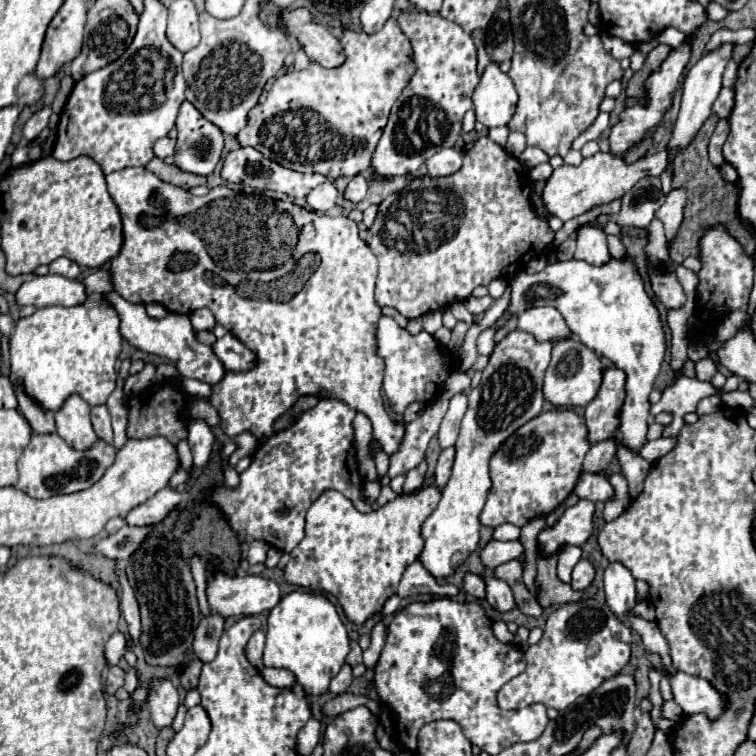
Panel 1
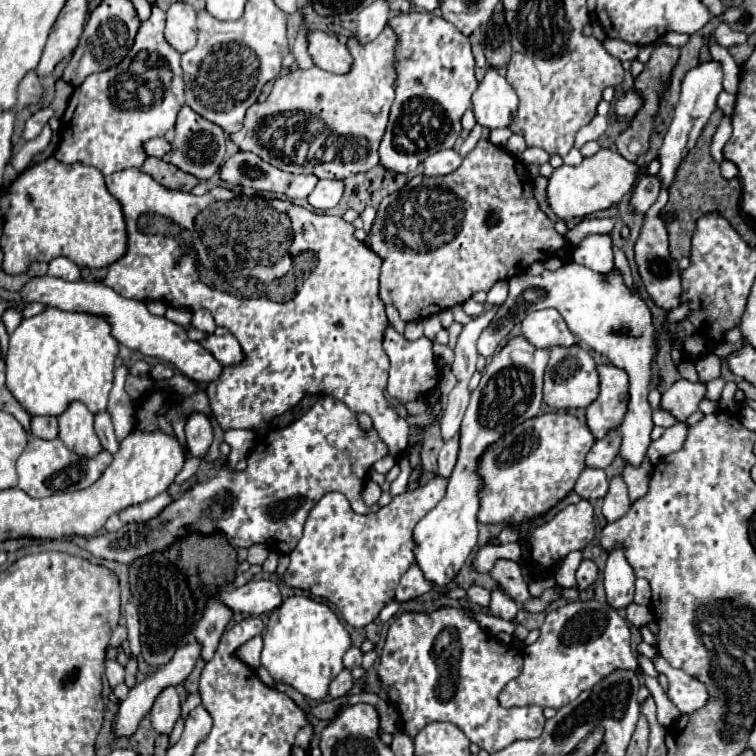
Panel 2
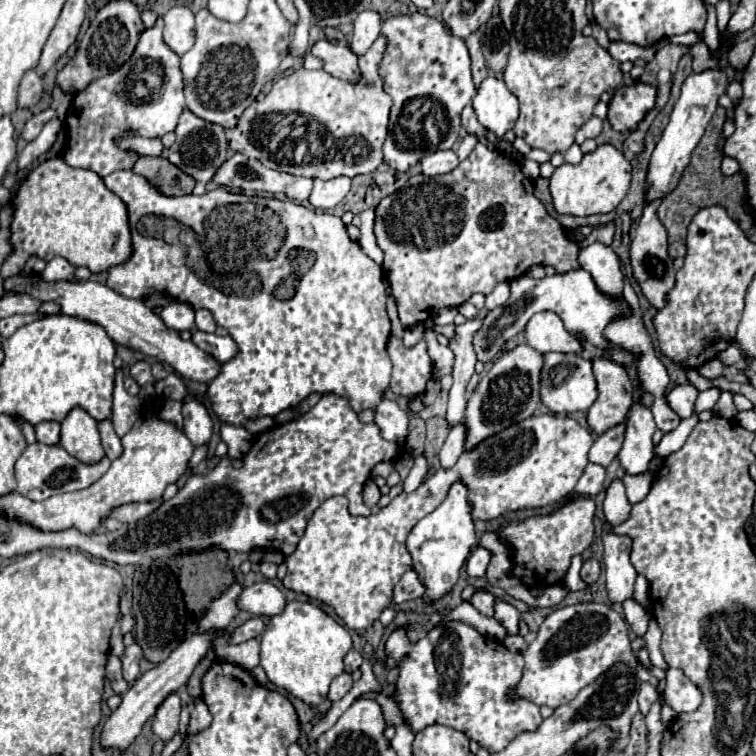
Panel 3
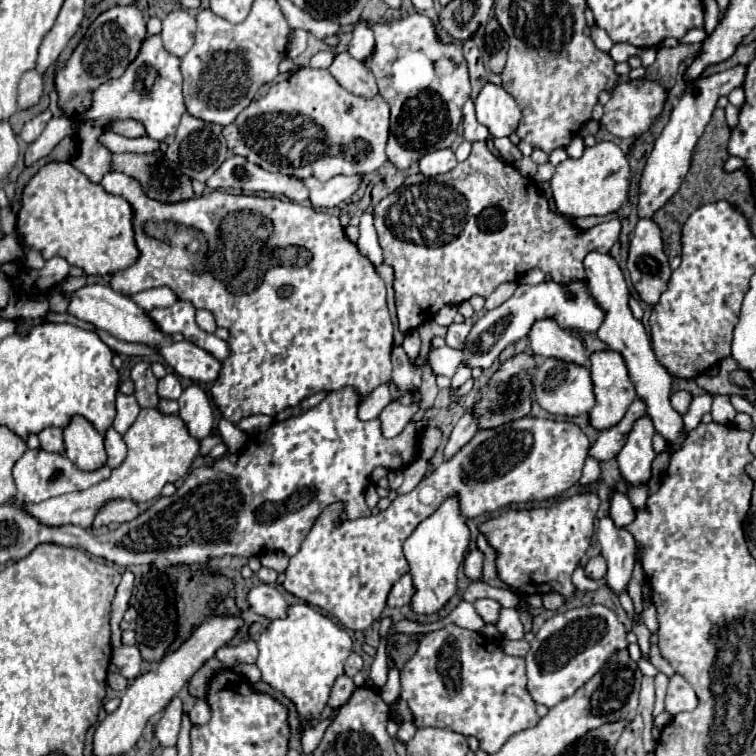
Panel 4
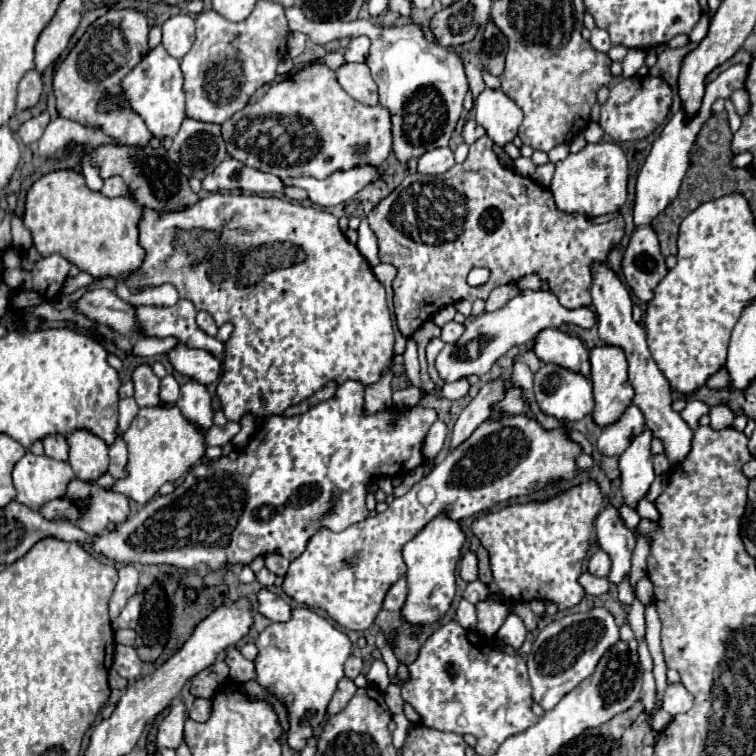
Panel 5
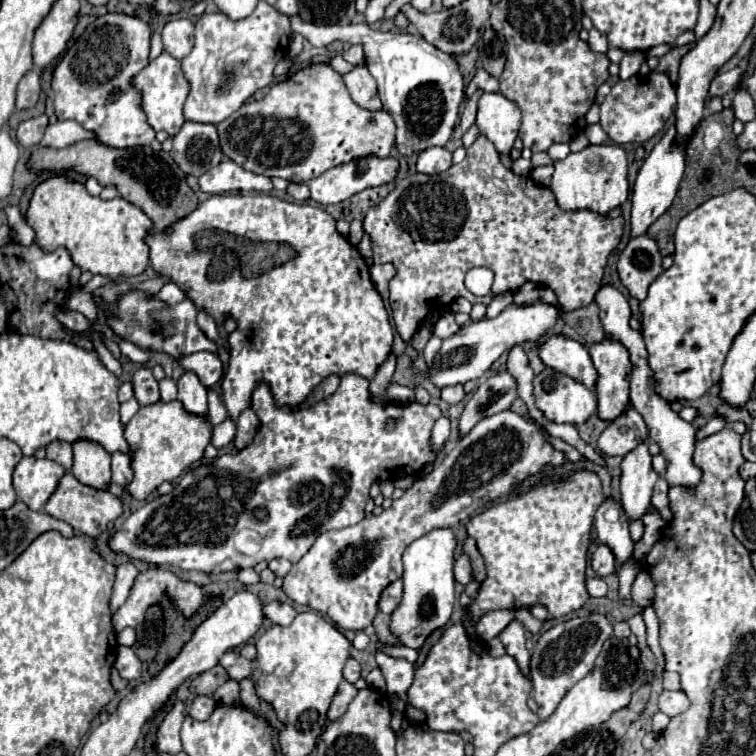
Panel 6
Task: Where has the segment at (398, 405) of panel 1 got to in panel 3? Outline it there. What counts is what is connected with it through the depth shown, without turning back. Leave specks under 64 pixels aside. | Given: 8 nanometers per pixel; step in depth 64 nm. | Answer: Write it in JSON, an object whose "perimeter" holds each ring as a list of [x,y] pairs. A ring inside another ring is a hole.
{"perimeter":[[[390,336],[388,356],[392,360],[392,380],[390,390],[396,396],[416,398],[426,390],[428,380],[432,380],[432,362],[428,356],[426,342],[418,342],[412,348],[406,348],[400,338]]]}

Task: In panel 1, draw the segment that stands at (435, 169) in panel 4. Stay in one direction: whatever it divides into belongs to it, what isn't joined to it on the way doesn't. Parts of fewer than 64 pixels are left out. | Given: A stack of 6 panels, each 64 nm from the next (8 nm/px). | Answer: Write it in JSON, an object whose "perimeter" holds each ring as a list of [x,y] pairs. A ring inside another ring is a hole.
{"perimeter":[[[444,148],[438,154],[434,154],[426,164],[428,164],[428,174],[432,178],[450,176],[458,172],[462,166],[462,152],[456,148]]]}

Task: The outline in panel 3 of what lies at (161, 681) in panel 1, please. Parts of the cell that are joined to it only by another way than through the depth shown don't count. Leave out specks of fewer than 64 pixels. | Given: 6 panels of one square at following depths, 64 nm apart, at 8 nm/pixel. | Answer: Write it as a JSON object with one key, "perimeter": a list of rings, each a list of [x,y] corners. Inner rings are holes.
{"perimeter":[[[172,692],[166,696],[166,700],[152,716],[152,730],[160,740],[168,742],[178,730],[178,720],[180,720],[180,698],[178,694]]]}

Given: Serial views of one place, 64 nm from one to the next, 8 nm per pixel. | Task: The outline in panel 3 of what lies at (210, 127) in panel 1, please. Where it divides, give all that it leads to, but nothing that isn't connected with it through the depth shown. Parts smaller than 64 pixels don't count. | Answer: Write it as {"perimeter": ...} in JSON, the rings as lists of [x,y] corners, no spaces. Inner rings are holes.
{"perimeter":[[[184,110],[180,114],[178,126],[176,126],[176,142],[168,152],[168,160],[172,164],[176,164],[182,172],[190,174],[192,178],[196,178],[198,182],[210,182],[212,176],[216,174],[216,170],[222,166],[222,162],[226,160],[226,148],[228,142],[224,138],[224,128],[206,120],[200,120],[196,114]]]}

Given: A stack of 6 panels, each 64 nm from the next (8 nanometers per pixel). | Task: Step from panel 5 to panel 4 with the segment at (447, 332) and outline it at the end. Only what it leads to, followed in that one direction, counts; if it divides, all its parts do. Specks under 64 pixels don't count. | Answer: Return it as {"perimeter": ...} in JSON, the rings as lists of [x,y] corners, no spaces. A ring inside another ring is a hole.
{"perimeter":[[[462,322],[462,324],[450,324],[448,334],[446,334],[446,344],[450,348],[464,348],[464,340],[468,338],[468,332],[472,330],[472,322]]]}

